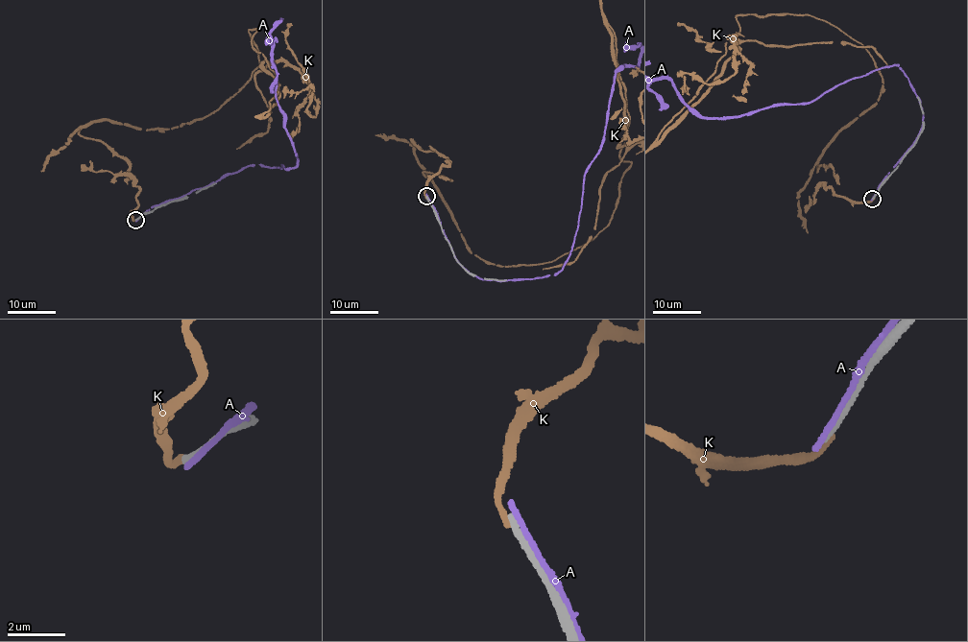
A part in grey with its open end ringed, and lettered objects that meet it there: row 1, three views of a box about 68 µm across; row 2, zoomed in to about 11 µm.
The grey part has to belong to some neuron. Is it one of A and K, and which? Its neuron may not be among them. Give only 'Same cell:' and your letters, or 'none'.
Same cell: none

